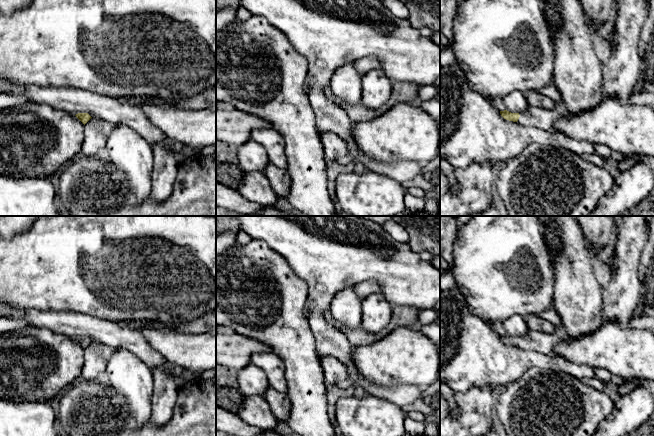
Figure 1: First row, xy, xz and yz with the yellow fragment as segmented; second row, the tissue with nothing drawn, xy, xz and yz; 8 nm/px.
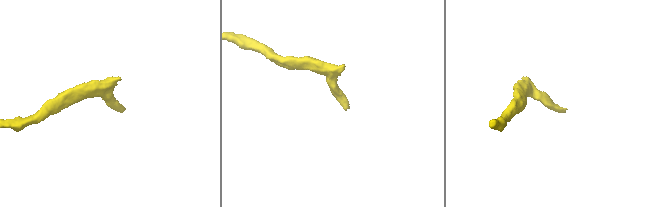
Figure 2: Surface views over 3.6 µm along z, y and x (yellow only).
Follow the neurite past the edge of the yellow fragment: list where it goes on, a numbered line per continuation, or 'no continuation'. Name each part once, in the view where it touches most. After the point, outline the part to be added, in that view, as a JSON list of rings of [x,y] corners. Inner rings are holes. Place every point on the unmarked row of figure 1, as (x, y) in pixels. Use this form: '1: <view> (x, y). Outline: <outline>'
1: yz (535, 341). Outline: [[[529,330],[525,336],[519,337],[520,341],[516,347],[523,350],[541,352],[547,355],[556,355],[554,347],[562,342],[564,337],[565,335],[559,332],[543,334]]]

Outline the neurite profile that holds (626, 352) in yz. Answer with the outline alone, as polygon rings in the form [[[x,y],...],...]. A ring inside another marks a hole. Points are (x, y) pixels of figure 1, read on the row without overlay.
[[[604,322],[601,328],[591,334],[577,338],[565,336],[554,347],[557,356],[594,369],[602,368],[622,378],[634,378],[654,382],[654,333],[648,329],[621,328]]]

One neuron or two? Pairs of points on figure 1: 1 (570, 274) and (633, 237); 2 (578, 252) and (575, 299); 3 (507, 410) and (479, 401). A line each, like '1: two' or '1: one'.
1: two
2: one
3: two

